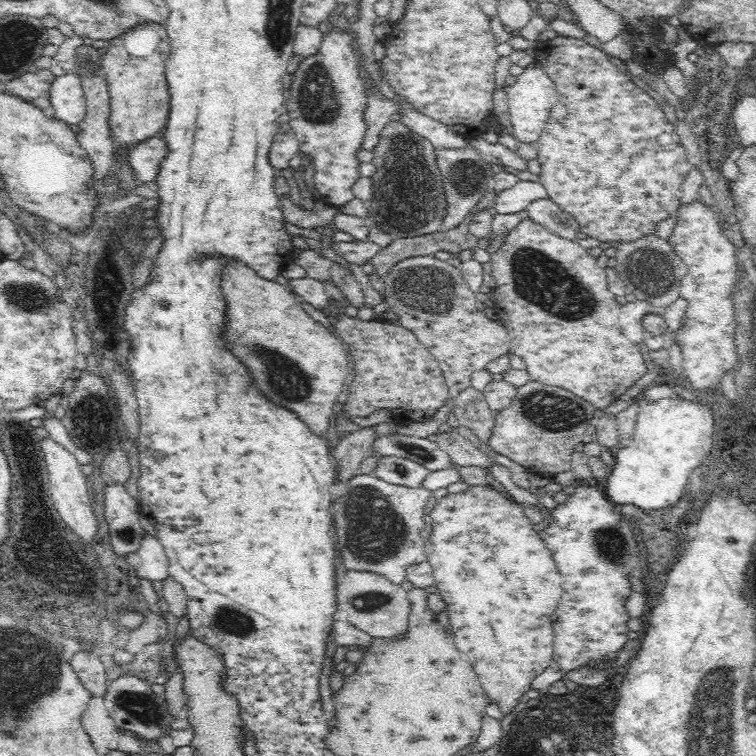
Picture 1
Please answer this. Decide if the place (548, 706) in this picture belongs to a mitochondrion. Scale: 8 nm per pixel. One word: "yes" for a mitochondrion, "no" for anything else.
yes

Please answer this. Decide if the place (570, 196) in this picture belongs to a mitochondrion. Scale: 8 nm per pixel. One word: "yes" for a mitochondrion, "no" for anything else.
no

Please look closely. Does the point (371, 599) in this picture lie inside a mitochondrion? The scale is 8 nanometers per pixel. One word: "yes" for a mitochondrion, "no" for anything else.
yes

